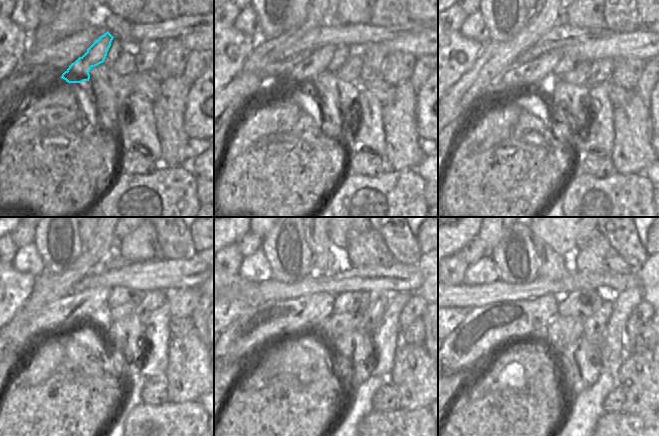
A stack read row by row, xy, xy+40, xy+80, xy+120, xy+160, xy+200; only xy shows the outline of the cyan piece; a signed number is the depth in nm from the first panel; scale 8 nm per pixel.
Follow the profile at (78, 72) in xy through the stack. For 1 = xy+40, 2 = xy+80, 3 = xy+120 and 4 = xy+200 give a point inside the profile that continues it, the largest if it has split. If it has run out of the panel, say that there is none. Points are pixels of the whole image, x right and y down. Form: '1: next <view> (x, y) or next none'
1: next xy+40 (305, 73)
2: next xy+80 (526, 79)
3: next xy+120 (75, 311)
4: next xy+200 (486, 331)

